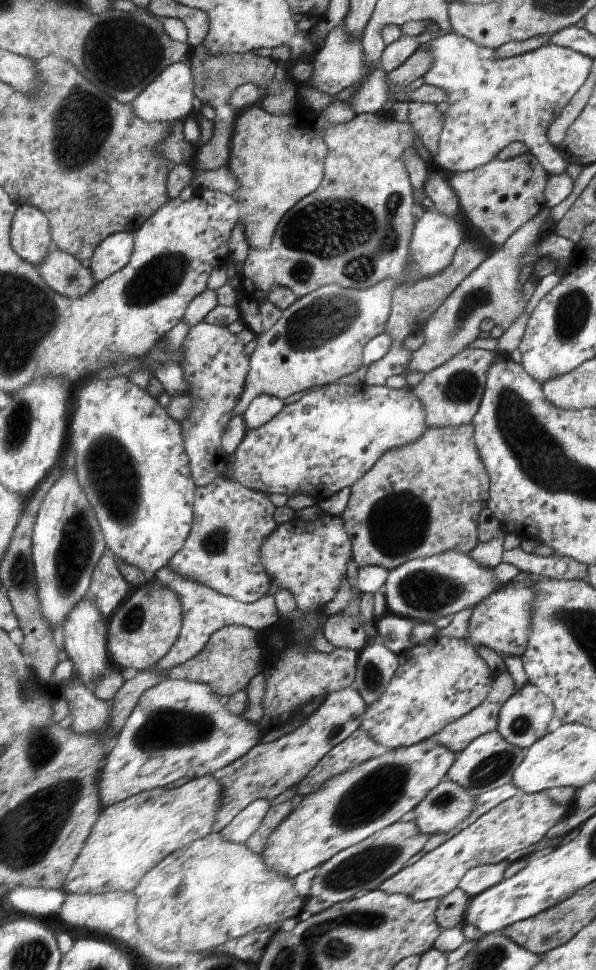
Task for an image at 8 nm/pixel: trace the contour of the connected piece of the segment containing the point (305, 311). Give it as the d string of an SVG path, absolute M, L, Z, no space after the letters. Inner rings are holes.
M392 278L364 289L342 288L340 285L328 284L296 299L290 307L282 311L282 316L270 330L265 330L256 336L257 346L251 356L247 387L243 399L240 400L240 406L236 408L236 415L244 415L248 410L248 404L260 394L285 399L296 392L309 390L315 385L324 387L332 384L338 378L356 372L362 366L360 364L362 348L366 347L376 335L386 331L388 319L391 318L394 288L398 286L394 284Z

